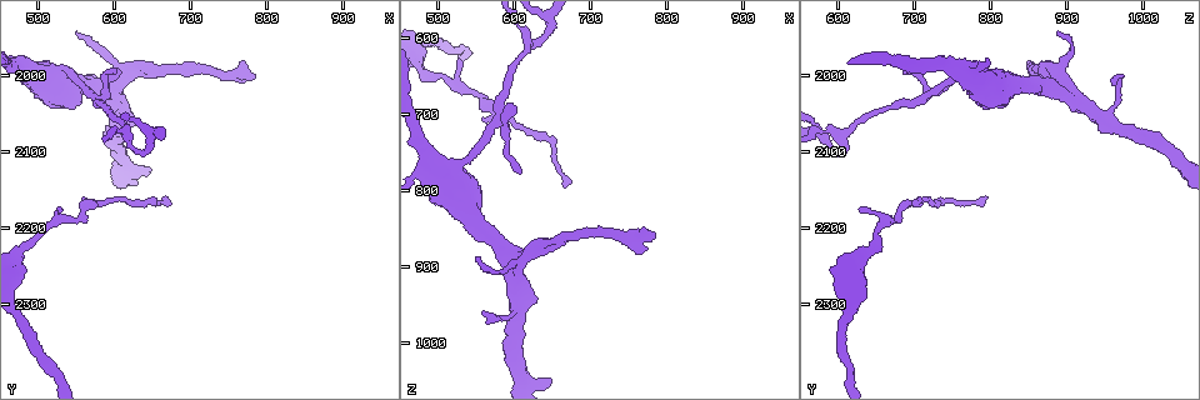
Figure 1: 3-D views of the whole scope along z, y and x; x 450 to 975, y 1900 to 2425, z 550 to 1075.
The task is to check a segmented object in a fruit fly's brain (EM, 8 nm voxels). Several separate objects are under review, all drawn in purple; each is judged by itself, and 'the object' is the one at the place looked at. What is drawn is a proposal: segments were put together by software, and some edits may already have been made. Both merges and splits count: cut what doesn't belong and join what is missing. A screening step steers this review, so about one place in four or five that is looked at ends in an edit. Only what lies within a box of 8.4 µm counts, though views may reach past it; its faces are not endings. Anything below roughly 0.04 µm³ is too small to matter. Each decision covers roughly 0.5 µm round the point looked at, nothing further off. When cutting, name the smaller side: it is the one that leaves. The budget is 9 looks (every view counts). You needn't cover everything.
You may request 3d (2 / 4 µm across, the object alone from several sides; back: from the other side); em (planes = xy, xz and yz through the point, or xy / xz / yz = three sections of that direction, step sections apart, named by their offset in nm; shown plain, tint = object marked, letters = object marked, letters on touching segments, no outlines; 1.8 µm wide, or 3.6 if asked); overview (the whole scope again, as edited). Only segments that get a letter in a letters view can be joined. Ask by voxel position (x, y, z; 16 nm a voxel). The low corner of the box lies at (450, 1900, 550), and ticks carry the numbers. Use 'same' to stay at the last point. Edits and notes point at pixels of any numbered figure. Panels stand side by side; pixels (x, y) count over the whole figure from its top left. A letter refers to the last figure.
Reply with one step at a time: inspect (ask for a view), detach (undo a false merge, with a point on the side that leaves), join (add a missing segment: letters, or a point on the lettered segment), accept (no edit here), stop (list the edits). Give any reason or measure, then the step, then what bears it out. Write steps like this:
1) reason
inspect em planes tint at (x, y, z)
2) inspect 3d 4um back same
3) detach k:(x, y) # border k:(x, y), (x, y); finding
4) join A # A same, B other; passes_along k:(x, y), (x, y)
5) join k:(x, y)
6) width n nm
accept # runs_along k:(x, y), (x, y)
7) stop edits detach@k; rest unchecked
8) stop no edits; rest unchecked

long arm stops here
inspect em planes letters at (785, 2000, 860)

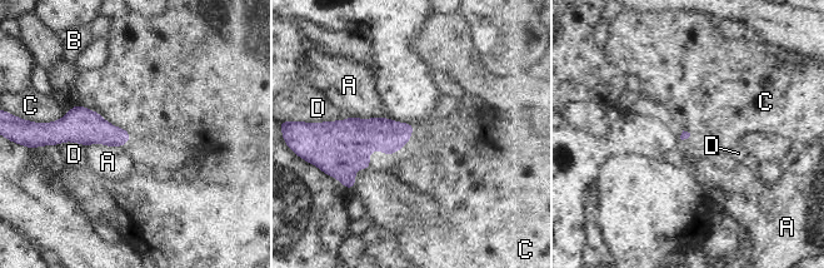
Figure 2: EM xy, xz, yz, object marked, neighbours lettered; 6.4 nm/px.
accept # A other, B other, C other, D other; border 2:(75, 104), (98, 112), (110, 123); no lettered segment goes on from it

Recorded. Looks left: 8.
tapers out
inspect 3d 2um at (610, 1990, 775)

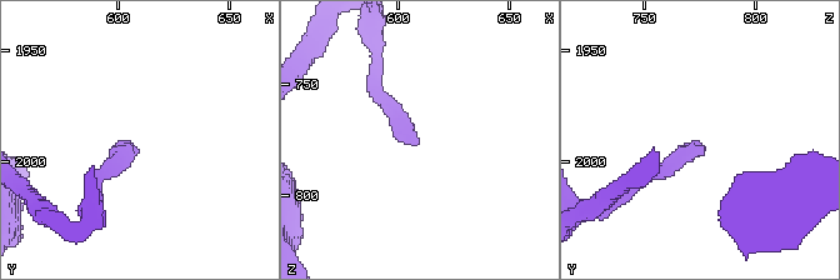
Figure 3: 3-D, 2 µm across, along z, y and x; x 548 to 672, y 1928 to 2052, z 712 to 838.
inspect em planes letters at (607, 1991, 777)

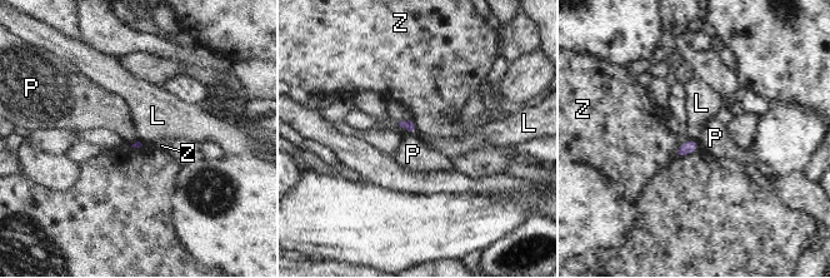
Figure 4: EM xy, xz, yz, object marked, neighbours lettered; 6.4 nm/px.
accept # L other, P other, Z other; border 4:(410, 134), (414, 135); none of them fits

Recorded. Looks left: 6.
thick turns thin
inspect 3d 4um at (500, 2005, 780)

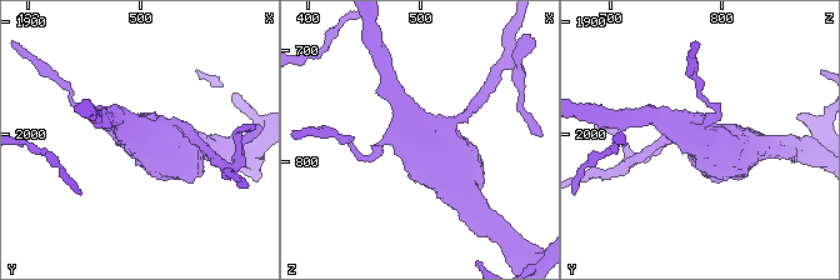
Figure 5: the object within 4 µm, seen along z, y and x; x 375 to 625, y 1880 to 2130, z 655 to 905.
inspect em 3.6um xz step 4 tint at (502, 2002, 778)

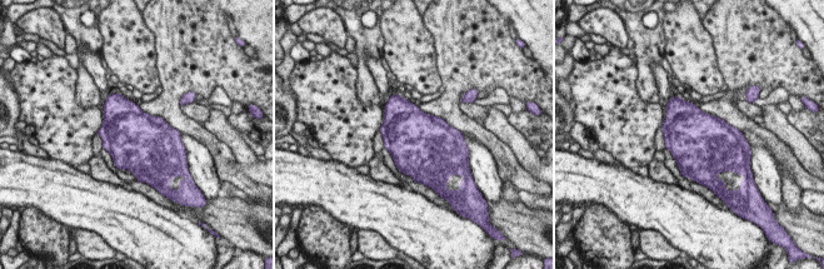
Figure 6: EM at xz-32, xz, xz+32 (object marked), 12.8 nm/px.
inspect em 3.6um planes letters same

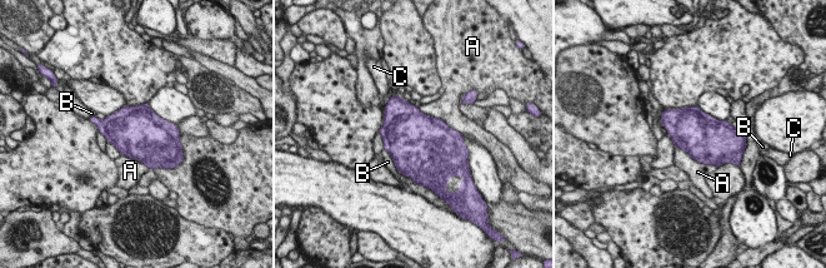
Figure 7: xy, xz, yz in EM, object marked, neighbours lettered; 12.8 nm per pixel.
width 600 nm
accept # A other, B other, C other; border 7:(676, 147), (699, 162), (717, 167); continuous, no second neuron

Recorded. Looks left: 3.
tapers out
inspect em planes letters at (525, 2170, 630)

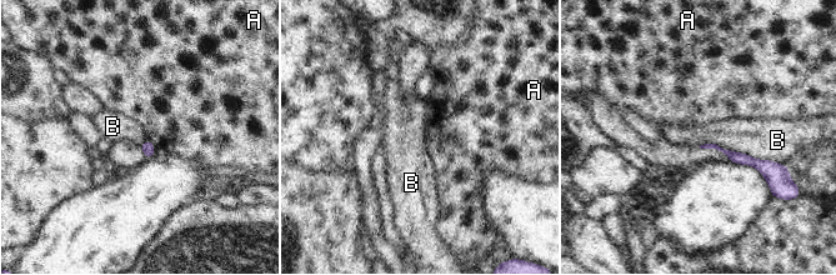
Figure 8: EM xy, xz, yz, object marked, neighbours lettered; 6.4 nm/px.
accept # A other, B other; no lettered segment goes on from it

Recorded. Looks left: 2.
stop no edits; rest unchecked

